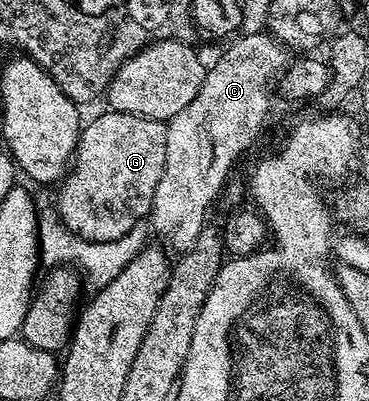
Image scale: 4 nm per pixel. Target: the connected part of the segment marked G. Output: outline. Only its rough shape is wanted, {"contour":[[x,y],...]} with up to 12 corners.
{"contour":[[159,120],[86,121],[56,213],[85,242],[146,221],[167,160]]}

